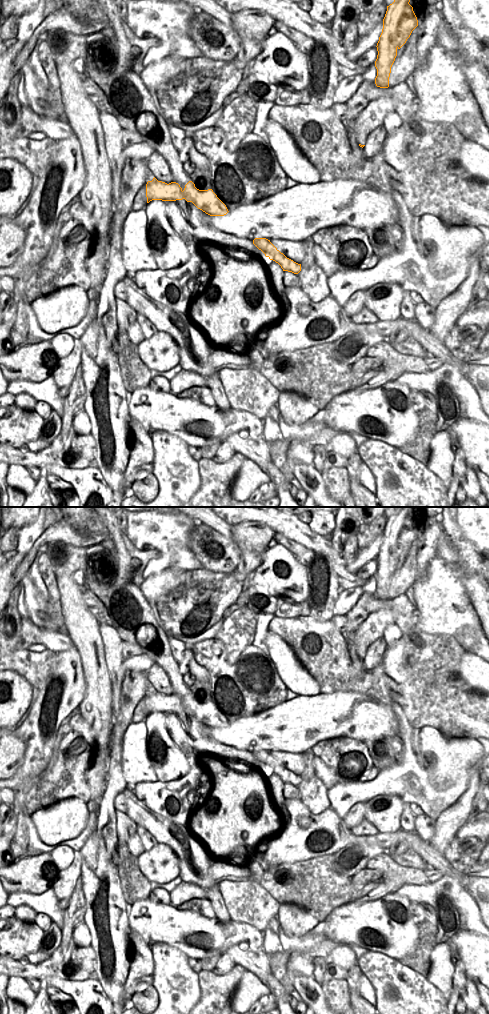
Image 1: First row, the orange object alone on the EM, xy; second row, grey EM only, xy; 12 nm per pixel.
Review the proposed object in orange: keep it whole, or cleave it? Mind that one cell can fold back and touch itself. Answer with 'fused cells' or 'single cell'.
fused cells

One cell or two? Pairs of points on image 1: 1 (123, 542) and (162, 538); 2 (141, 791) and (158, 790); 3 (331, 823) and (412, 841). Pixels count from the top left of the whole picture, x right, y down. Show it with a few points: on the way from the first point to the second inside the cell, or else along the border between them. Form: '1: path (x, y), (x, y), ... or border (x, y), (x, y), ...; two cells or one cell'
1: border (126, 535), (137, 548), (153, 549); two cells
2: path (145, 791), (154, 791); one cell
3: path (351, 839), (392, 838); one cell

